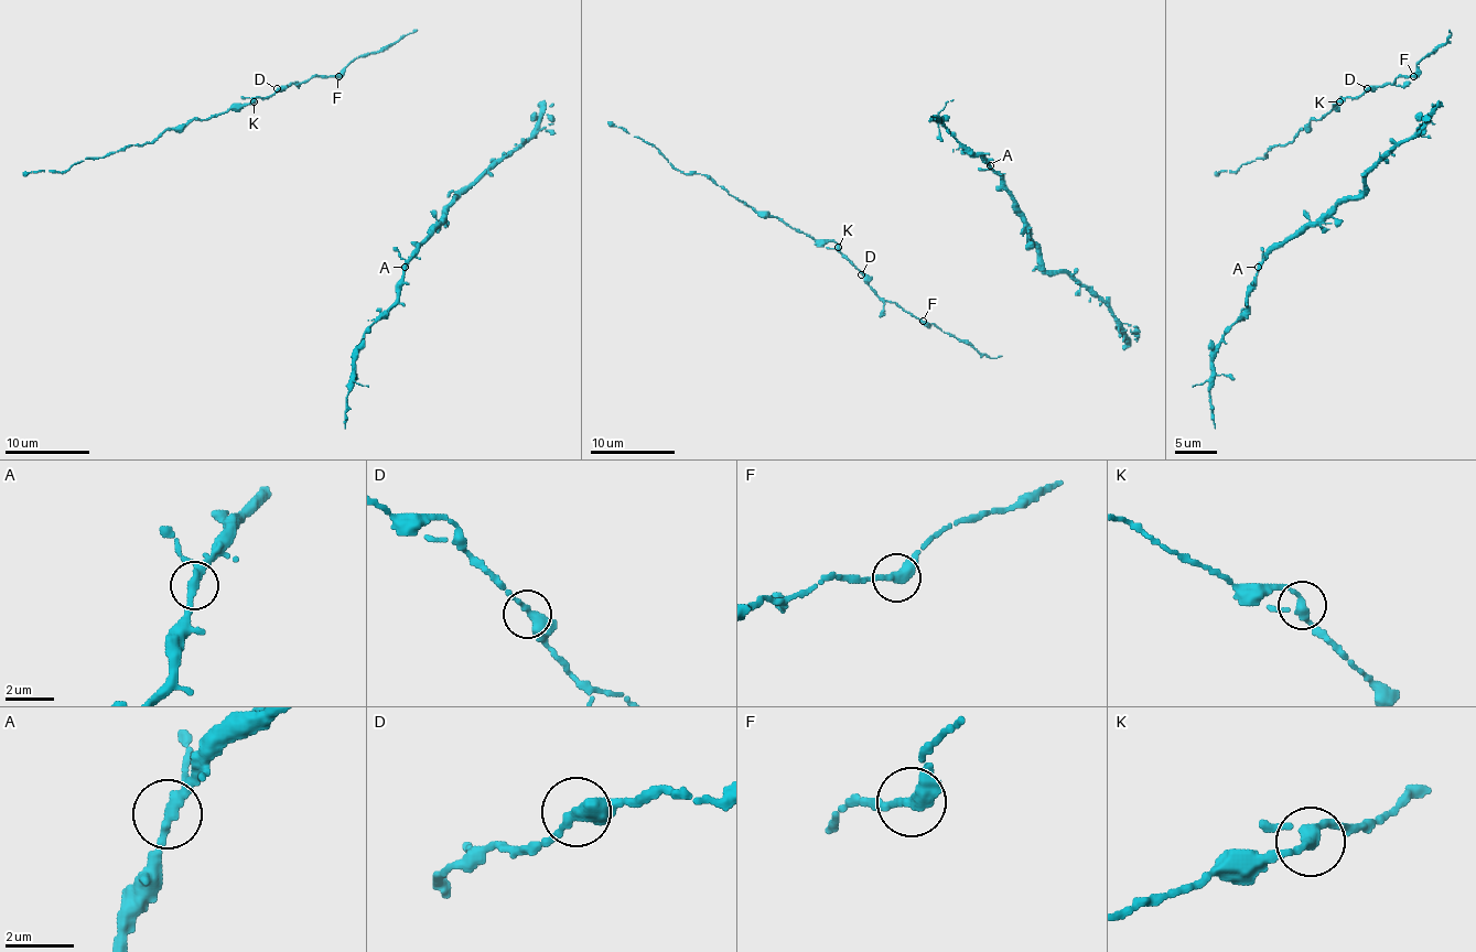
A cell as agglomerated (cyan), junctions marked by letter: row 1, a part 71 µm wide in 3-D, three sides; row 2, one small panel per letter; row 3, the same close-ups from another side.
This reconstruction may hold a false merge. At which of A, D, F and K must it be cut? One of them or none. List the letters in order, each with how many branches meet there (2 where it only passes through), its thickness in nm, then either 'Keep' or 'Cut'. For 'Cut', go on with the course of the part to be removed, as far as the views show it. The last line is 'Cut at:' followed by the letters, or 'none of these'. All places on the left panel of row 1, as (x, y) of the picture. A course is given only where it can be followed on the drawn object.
A: Branches: 3. Thickness 240 nm. Keep
D: Branches: 2. Thickness 340 nm. Keep
F: Branches: 2. Thickness 360 nm. Keep
K: Branches: 3. Thickness 240 nm. Keep
Cut at: none of these

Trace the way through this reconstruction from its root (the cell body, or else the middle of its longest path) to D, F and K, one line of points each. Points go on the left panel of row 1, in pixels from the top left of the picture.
D: (416, 31), (376, 53), (357, 56), (334, 76), (313, 76), (298, 84), (277, 88)
F: (416, 31), (376, 53), (357, 56), (338, 76)
K: (416, 31), (376, 53), (357, 56), (334, 76), (313, 76), (298, 84), (281, 86), (272, 95), (254, 101)

